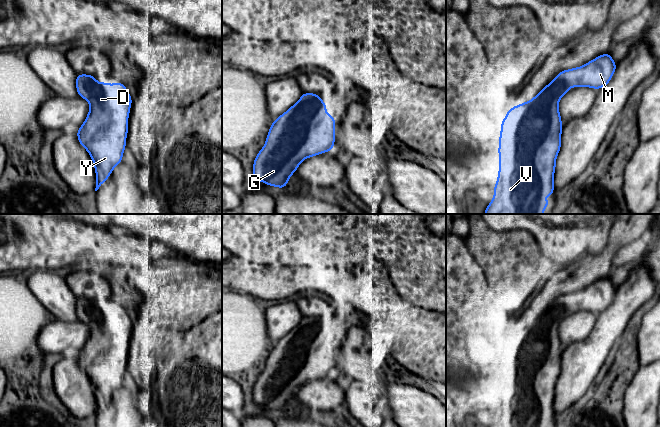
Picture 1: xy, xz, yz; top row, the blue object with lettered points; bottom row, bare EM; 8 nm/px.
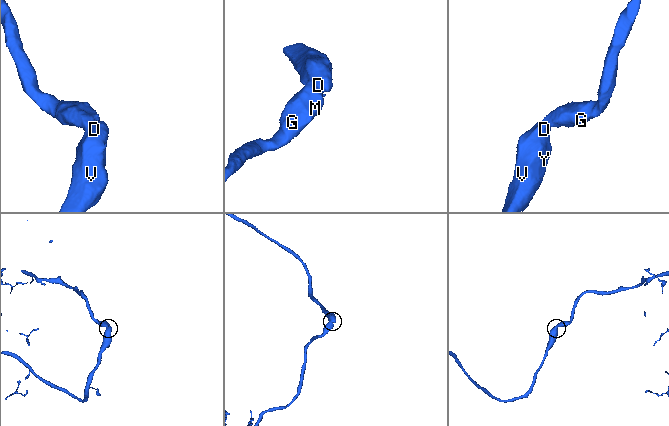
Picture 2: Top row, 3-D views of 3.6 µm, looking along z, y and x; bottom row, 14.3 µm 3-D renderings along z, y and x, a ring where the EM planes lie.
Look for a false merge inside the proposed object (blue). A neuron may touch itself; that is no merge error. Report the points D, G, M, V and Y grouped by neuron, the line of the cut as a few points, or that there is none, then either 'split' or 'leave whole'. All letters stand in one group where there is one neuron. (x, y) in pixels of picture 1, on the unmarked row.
groups D G M V Y; cut none; leave whole

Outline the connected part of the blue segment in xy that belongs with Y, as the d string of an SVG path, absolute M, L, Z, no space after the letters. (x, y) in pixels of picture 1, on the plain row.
M77 298L76 314L79 321L89 326L89 337L82 350L77 353L78 366L89 377L96 397L96 412L105 407L113 393L121 388L126 362L128 358L128 340L132 329L132 321L126 310L120 306L110 309L108 306L99 307L93 299Z

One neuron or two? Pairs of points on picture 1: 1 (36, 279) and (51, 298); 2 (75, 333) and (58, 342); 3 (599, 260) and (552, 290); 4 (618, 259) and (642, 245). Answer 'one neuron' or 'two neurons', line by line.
1: one neuron
2: one neuron
3: one neuron
4: one neuron

